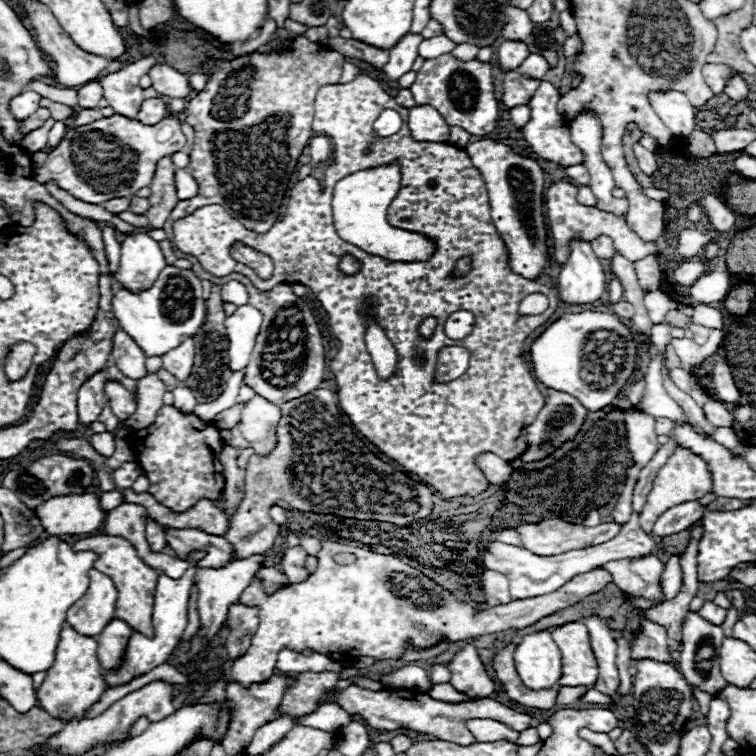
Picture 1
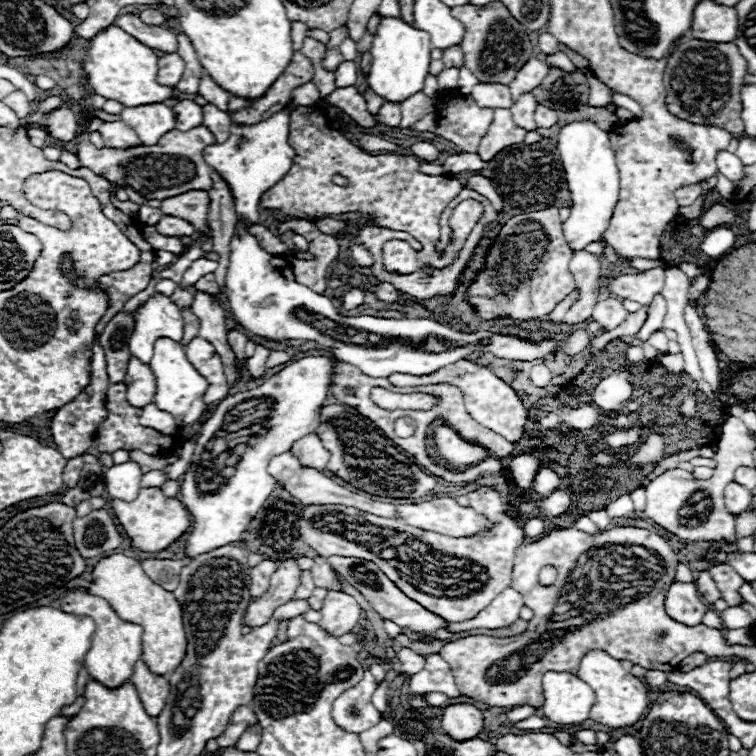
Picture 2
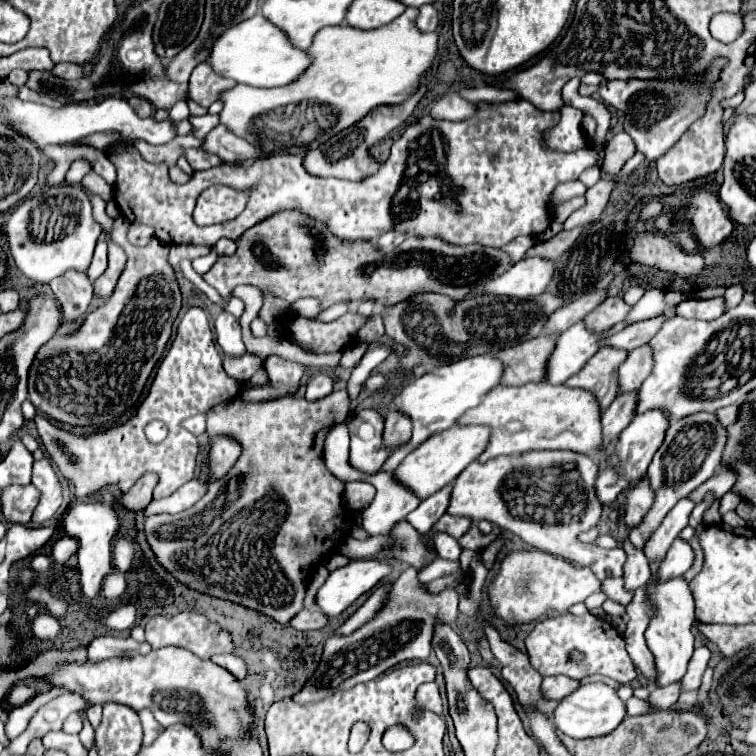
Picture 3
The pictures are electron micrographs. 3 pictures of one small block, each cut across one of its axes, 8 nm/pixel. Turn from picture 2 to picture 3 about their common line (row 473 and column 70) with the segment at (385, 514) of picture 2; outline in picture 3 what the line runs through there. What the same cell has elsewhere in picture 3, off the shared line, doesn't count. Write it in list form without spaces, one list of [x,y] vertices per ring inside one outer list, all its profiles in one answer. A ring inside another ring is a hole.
[[[68,270],[64,276],[52,280],[50,288],[62,306],[66,322],[74,322],[88,310],[88,304],[92,300],[92,282],[86,272]]]

